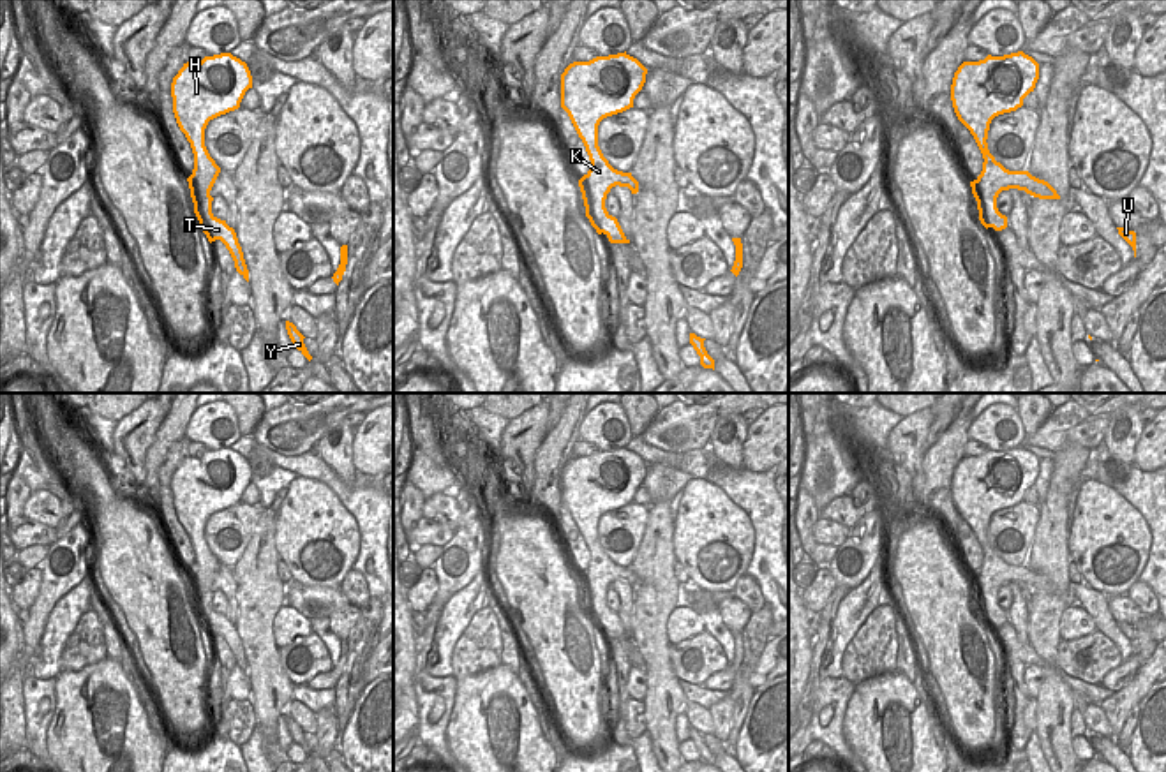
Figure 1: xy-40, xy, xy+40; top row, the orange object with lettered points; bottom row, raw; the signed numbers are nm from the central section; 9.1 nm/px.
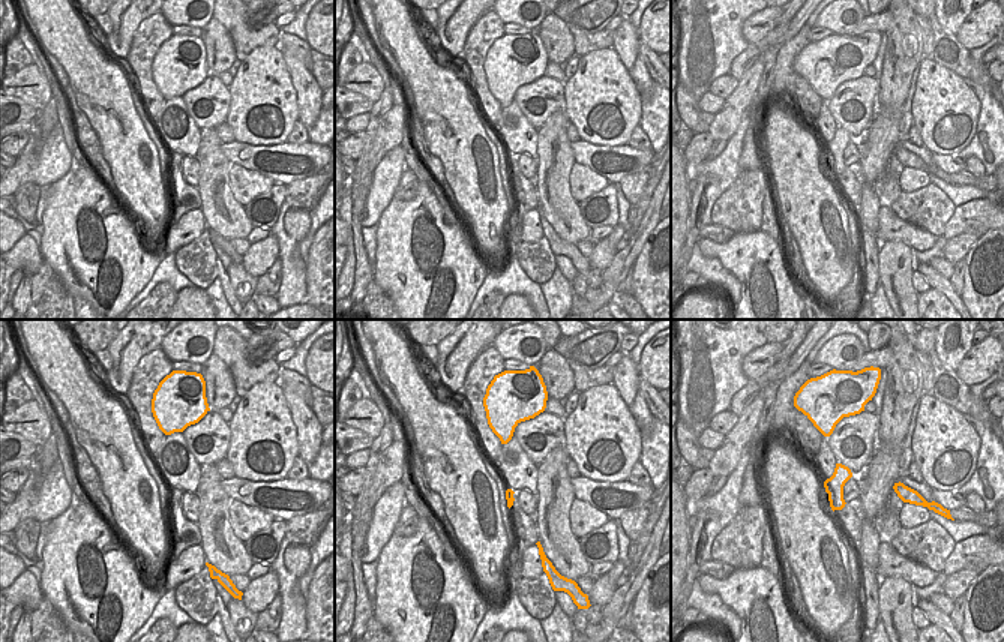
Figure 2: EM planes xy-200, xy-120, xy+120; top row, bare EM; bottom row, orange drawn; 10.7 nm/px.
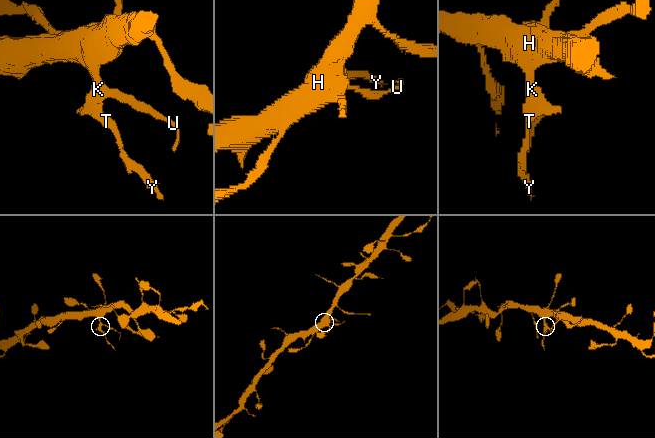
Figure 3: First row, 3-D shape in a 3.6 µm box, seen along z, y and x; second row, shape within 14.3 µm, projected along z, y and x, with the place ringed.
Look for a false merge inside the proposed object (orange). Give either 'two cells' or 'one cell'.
two cells

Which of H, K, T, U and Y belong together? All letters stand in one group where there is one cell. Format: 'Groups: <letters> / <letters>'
Groups: H / K T U Y

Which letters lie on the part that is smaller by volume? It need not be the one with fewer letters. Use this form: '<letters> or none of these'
K, T, U, Y

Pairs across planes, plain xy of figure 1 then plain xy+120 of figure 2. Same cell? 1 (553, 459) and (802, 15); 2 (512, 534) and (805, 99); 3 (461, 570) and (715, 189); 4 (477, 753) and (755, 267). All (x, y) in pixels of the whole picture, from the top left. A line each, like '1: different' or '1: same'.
1: different
2: different
3: different
4: same

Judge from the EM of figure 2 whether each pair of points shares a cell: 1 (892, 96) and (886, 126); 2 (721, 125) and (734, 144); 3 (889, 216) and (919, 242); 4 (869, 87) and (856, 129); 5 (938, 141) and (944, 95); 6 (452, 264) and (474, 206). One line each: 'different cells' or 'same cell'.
1: different cells
2: different cells
3: same cell
4: same cell
5: same cell
6: different cells

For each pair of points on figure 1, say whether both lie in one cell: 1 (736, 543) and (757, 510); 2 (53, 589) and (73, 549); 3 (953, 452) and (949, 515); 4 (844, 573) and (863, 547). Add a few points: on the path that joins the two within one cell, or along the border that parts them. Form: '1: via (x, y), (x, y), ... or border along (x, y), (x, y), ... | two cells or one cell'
1: border along (722, 489), (754, 529), (750, 561) | two cells
2: via (64, 578), (73, 570), (74, 559) | one cell
3: via (941, 467), (941, 499) | one cell
4: via (851, 566), (861, 554) | one cell

